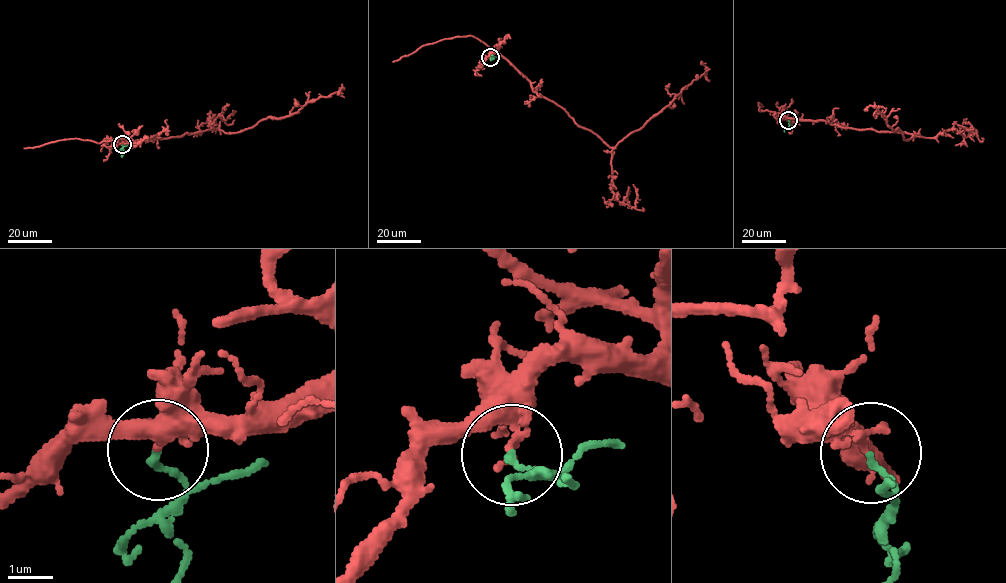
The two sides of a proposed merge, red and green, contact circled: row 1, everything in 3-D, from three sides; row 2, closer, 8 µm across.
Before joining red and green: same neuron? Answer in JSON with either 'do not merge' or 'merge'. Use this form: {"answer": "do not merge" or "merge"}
{"answer": "merge"}

